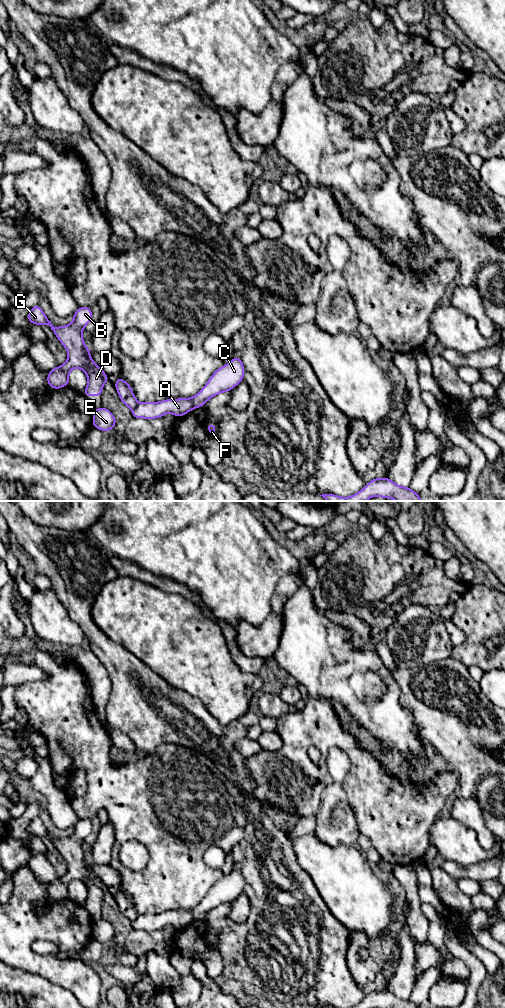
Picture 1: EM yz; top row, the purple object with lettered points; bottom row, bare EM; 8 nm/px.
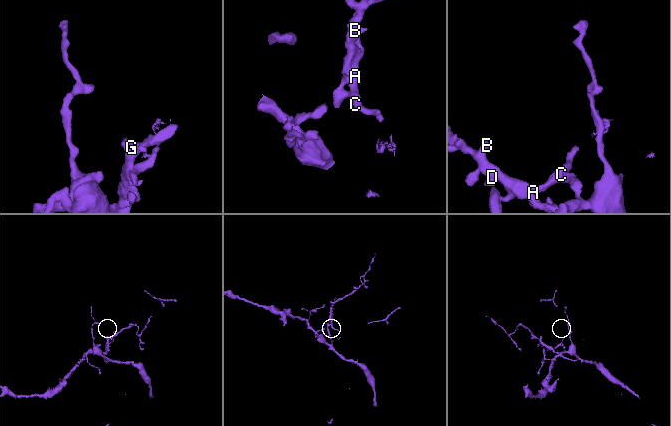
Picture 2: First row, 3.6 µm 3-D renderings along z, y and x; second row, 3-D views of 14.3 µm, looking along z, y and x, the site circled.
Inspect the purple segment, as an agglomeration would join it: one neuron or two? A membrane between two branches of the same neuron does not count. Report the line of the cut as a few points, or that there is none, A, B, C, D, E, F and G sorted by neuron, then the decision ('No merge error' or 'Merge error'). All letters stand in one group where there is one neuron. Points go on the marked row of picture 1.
Split along yz (139, 403), (132, 409). Groups: A C E / B D F G. Merge error

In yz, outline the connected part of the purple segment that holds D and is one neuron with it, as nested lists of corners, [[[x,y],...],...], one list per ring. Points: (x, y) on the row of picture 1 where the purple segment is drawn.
[[[35,305],[28,313],[28,321],[37,325],[49,325],[58,340],[66,348],[68,358],[61,366],[48,372],[47,383],[53,389],[60,389],[69,384],[69,373],[73,368],[82,369],[88,378],[83,392],[85,396],[101,396],[103,385],[109,381],[104,371],[92,360],[90,350],[84,343],[82,331],[92,319],[90,307],[78,307],[73,322],[54,327],[39,305]]]

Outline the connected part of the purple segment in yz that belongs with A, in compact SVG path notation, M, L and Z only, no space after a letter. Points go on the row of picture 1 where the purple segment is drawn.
M241 356L235 357L217 369L207 384L194 397L139 403L136 408L132 409L132 416L150 420L171 413L176 417L181 417L195 408L204 406L213 396L233 389L242 382L244 374L245 369Z

